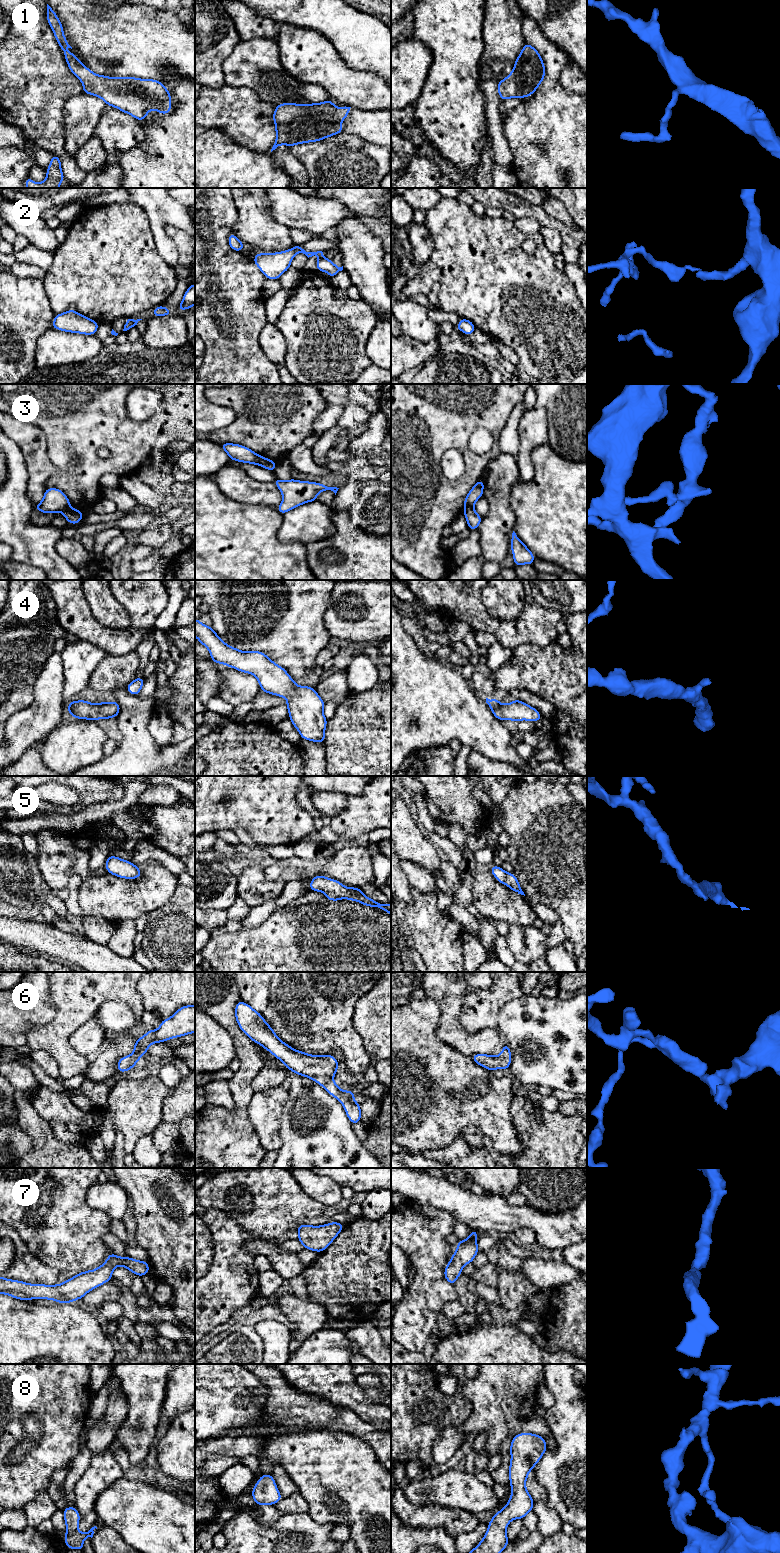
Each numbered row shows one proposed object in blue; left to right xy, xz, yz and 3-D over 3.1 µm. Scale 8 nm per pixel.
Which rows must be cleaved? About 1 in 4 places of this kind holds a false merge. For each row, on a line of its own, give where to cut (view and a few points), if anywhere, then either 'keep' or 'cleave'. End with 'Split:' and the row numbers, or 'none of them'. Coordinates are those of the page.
1: no cut | keep
2: xz (322, 256), (319, 258) | cleave
3: yz (473, 506), (464, 508) | cleave
4: no cut | keep
5: no cut | keep
6: no cut | keep
7: no cut | keep
8: no cut | keep
Split: 2, 3

